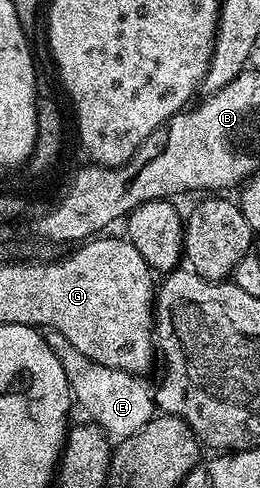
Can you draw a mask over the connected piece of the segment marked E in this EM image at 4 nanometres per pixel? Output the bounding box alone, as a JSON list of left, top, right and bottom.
[44,327,156,440]

